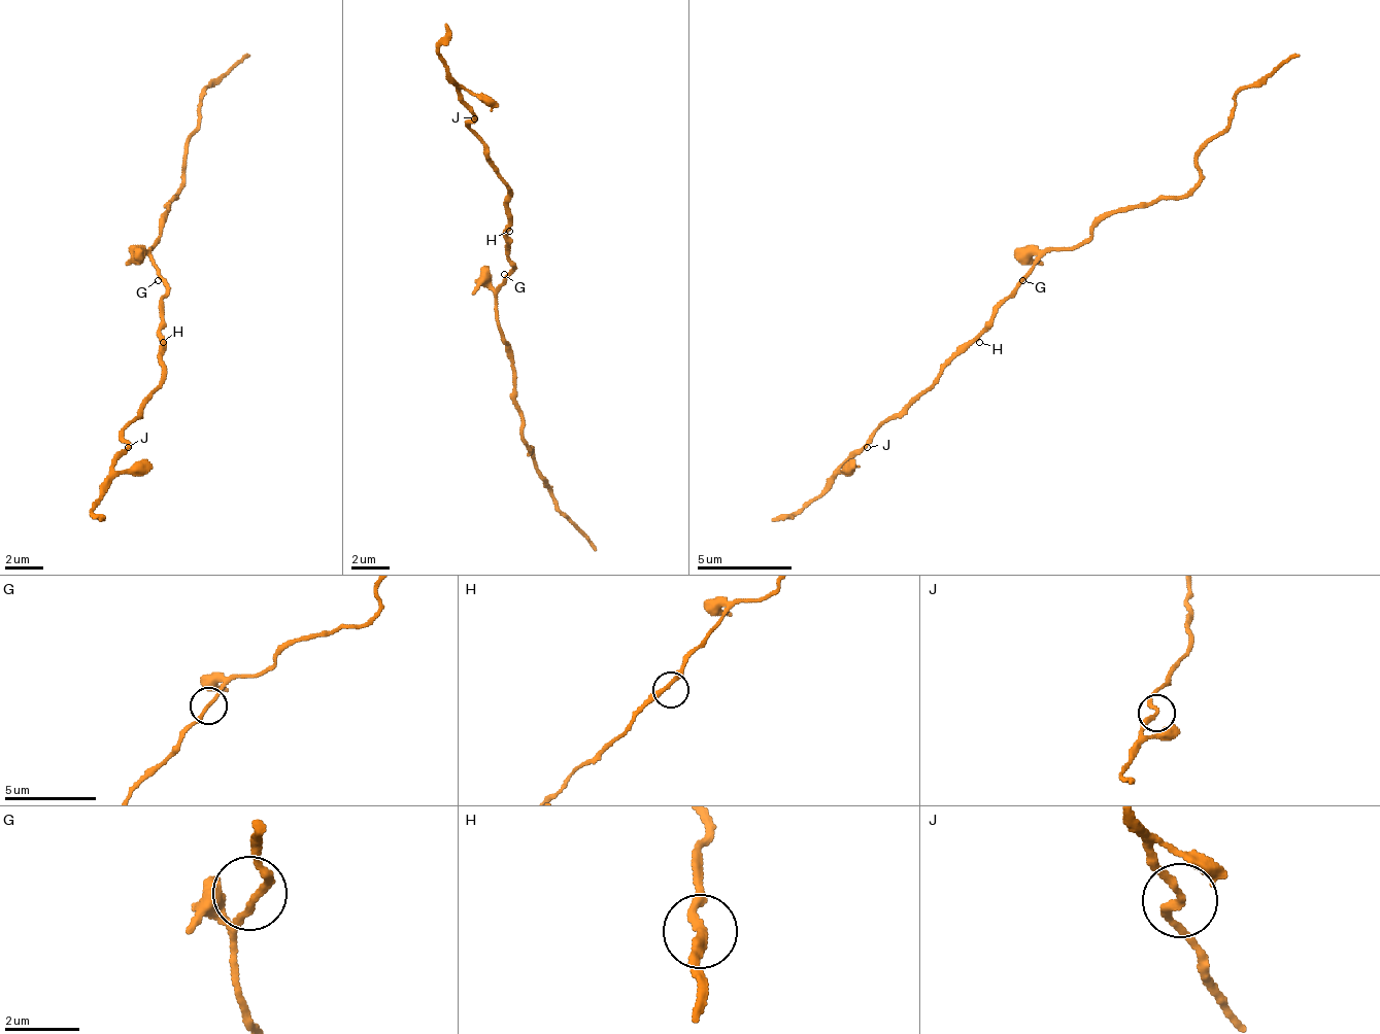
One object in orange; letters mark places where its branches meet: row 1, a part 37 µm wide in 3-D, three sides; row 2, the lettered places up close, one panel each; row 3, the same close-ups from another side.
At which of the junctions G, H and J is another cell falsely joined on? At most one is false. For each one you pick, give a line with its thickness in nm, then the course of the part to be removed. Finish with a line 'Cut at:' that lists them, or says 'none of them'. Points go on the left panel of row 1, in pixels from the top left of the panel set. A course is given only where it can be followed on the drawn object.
Cut at: none of them

